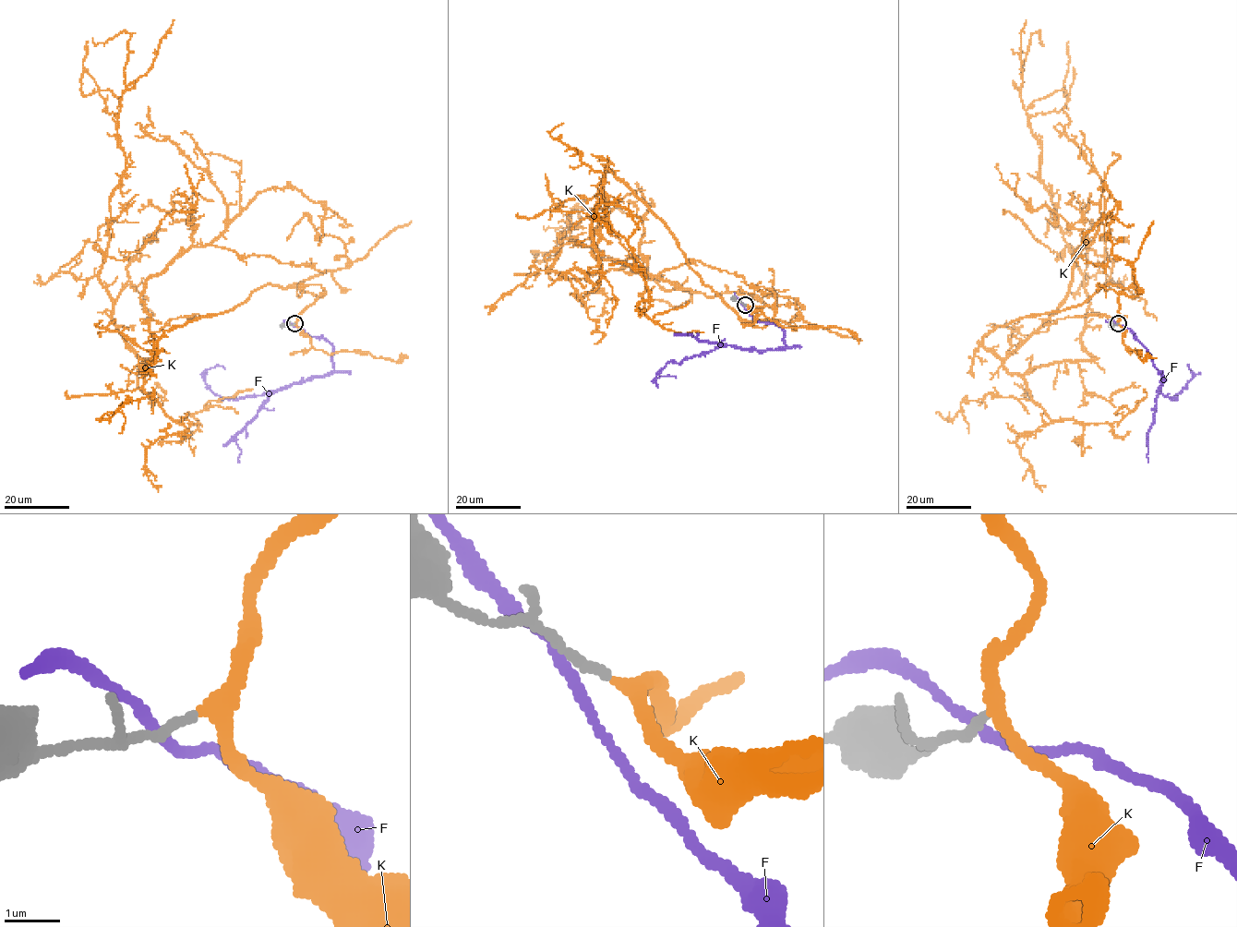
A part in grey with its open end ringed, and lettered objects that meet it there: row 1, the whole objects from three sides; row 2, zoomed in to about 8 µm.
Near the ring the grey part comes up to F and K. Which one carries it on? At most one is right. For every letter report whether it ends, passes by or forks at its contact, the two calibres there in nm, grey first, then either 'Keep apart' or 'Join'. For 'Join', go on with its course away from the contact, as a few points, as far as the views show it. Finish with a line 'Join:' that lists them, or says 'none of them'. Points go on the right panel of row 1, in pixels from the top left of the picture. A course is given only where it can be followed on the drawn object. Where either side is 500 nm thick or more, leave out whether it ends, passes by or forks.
F: It passes by. Thickness 200 nm (grey) against 190 nm. Keep apart
K: It passes by. Thickness 160 nm (grey) against 260 nm. Join. Its course: (1118, 324), (1117, 296), (1139, 292), (1107, 283), (981, 343), (1011, 374), (1095, 359), (1020, 97), (1038, 38)
Join: K

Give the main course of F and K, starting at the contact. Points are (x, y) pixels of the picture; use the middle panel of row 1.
F: (743, 305), (757, 320), (784, 331), (786, 346), (721, 345), (668, 362), (654, 379), (676, 377)
K: (745, 306), (773, 318), (706, 285), (612, 171), (595, 282), (548, 270), (576, 208), (543, 226)

